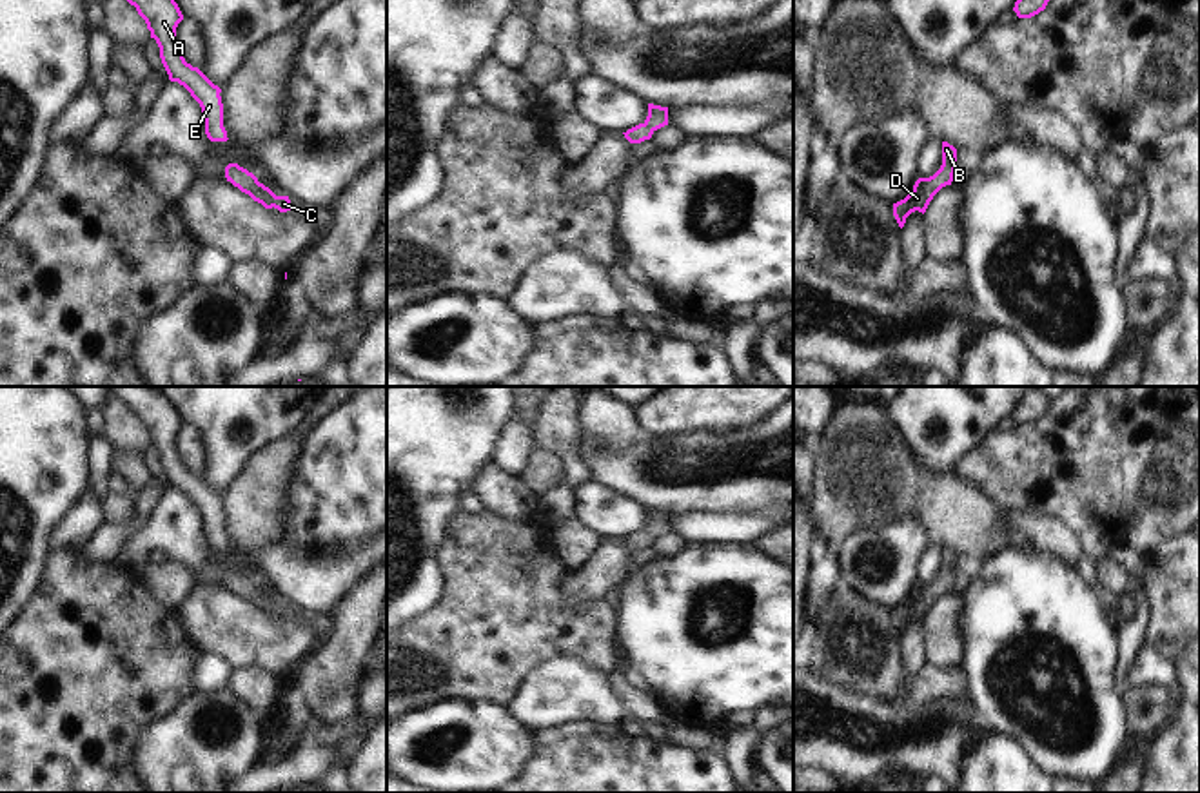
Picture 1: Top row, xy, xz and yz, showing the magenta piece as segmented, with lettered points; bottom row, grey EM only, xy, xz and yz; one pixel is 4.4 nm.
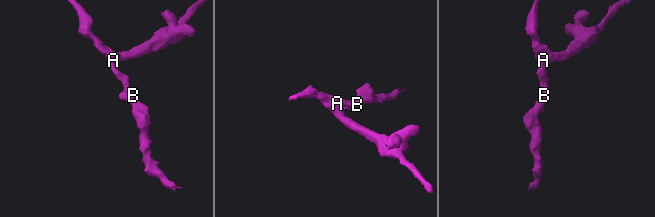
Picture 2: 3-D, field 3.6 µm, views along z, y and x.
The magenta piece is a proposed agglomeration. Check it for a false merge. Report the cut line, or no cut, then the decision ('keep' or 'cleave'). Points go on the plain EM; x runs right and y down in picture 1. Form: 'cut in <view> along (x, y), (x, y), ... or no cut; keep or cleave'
no cut; keep

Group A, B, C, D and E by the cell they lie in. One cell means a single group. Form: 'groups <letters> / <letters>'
groups A B C D E

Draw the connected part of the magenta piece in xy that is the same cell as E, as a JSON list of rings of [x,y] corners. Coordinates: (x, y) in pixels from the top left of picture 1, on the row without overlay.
[[[107,387],[145,426],[151,445],[160,454],[162,470],[171,488],[183,492],[200,510],[205,541],[211,548],[227,548],[223,534],[221,495],[214,492],[198,474],[185,468],[176,452],[176,434],[183,421],[169,397],[152,387]]]

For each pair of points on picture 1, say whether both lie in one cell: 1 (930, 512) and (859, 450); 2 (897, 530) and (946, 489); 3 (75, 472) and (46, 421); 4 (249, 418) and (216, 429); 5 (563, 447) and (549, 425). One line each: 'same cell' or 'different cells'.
1: same cell
2: different cells
3: same cell
4: same cell
5: same cell

